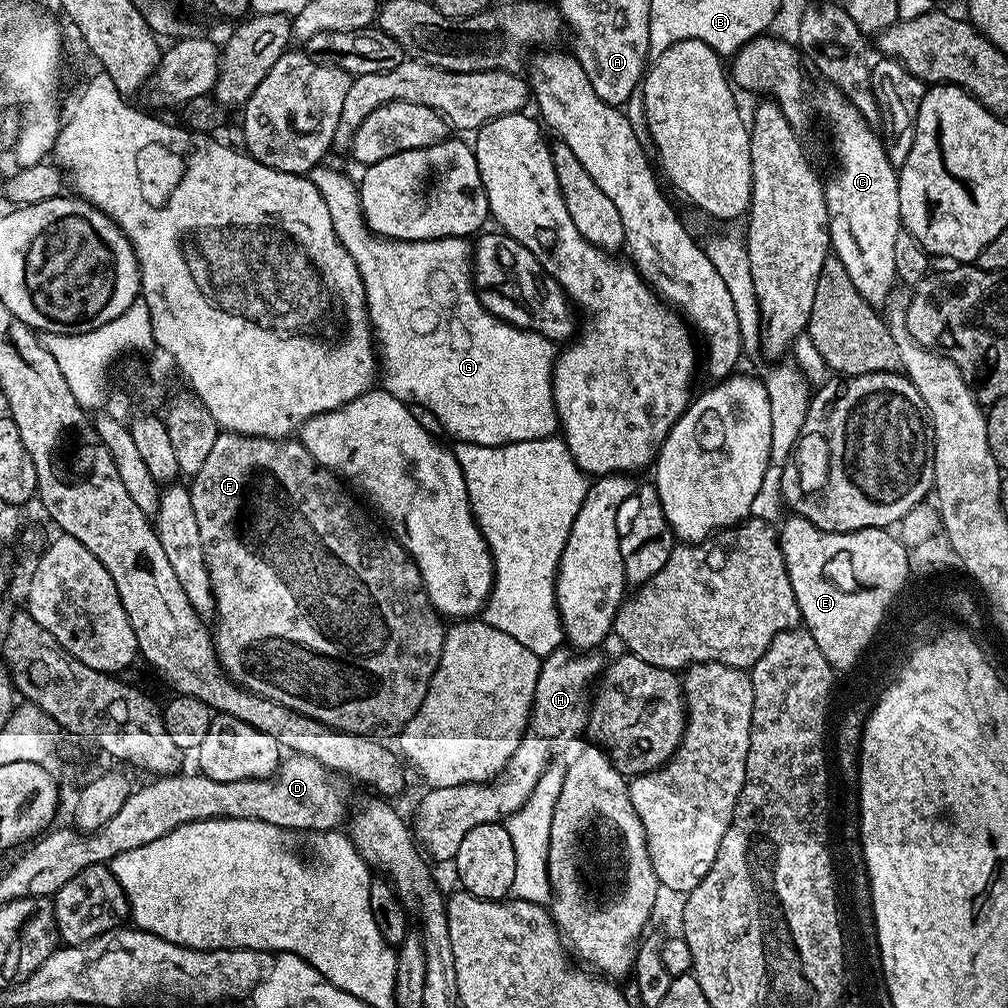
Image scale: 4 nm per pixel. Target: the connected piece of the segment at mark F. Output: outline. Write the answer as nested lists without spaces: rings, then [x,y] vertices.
[[[226,431],[217,435],[214,450],[210,450],[210,458],[206,458],[202,470],[198,470],[198,474],[190,480],[194,518],[198,518],[202,554],[206,558],[212,592],[216,595],[216,612],[220,616],[220,629],[214,632],[216,655],[220,658],[220,667],[233,682],[262,698],[270,698],[339,732],[371,738],[396,738],[406,722],[418,714],[418,706],[422,706],[426,698],[426,690],[442,658],[446,624],[430,602],[422,574],[408,551],[387,531],[379,532],[370,521],[364,520],[363,510],[344,493],[343,487],[345,485],[333,473],[323,468],[305,450],[299,439],[271,440]]]

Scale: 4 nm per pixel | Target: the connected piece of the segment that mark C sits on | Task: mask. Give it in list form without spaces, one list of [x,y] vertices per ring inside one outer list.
[[[825,87],[820,96],[820,112],[828,123],[832,135],[832,152],[836,155],[836,173],[824,184],[824,197],[828,211],[828,242],[831,251],[846,266],[846,271],[858,286],[858,294],[866,298],[872,307],[880,310],[885,307],[888,297],[897,287],[898,281],[894,266],[894,240],[902,225],[900,222],[900,182],[897,169],[893,168],[884,149],[883,139],[877,129],[858,114],[858,110],[837,88]]]

